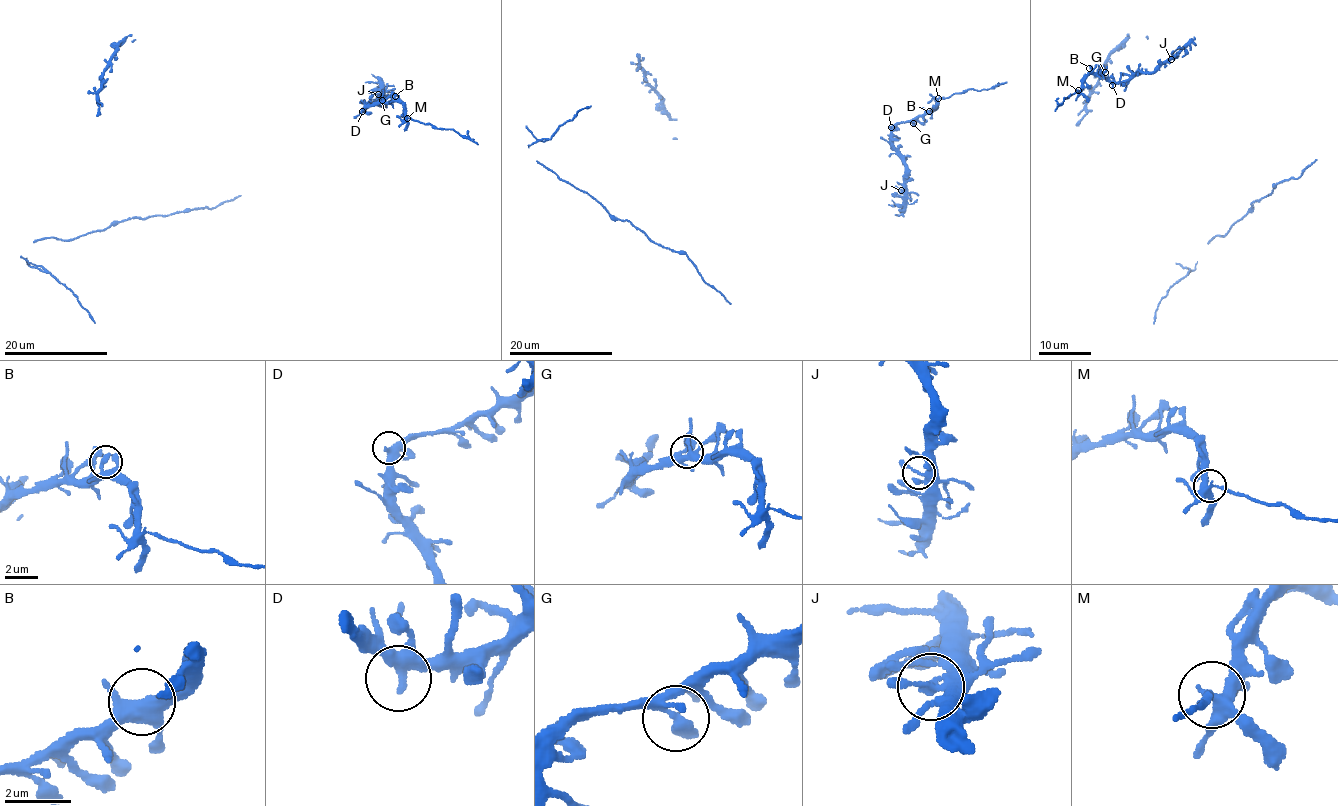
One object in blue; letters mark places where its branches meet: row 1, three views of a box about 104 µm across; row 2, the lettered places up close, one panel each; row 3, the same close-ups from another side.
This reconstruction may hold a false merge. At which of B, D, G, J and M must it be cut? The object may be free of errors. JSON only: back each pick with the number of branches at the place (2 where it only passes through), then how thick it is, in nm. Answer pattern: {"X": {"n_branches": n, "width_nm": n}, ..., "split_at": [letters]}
{"M": {"n_branches": 5, "width_nm": 340}, "split_at": ["M"]}

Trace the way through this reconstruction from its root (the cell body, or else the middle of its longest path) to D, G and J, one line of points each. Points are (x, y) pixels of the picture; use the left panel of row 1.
D: (365, 83), (380, 84), (382, 106), (372, 104), (362, 111)
G: (365, 83), (380, 84), (382, 106), (372, 104), (363, 109), (382, 100)
J: (365, 83), (376, 82), (380, 85), (378, 94)

